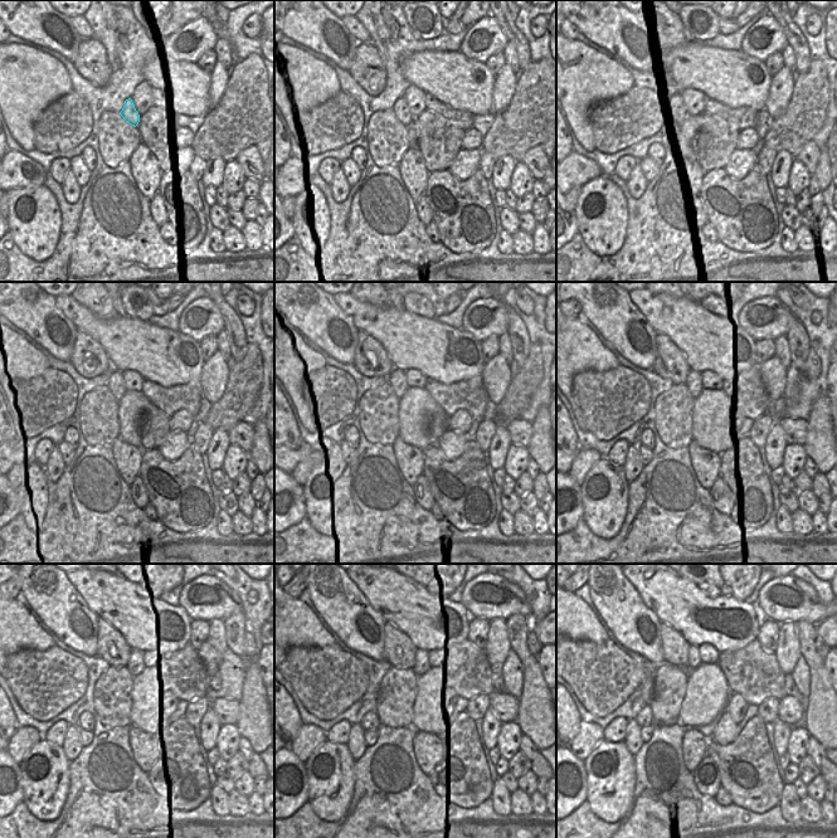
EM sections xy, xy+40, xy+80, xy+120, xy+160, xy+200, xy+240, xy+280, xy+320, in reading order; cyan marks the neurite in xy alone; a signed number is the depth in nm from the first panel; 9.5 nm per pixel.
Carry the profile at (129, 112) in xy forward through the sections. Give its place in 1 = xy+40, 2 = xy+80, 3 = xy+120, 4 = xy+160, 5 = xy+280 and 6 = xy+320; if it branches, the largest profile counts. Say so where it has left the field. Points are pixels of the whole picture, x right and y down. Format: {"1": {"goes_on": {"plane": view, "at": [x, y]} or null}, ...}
{"1": {"goes_on": {"plane": "xy+40", "at": [400, 108]}}, "2": {"goes_on": {"plane": "xy+80", "at": [679, 106]}}, "3": {"goes_on": {"plane": "xy+120", "at": [116, 384]}}, "4": {"goes_on": {"plane": "xy+160", "at": [397, 379]}}, "5": {"goes_on": {"plane": "xy+280", "at": [422, 664]}}, "6": {"goes_on": {"plane": "xy+320", "at": [704, 654]}}}

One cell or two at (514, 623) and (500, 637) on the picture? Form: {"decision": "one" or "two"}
{"decision": "two"}

